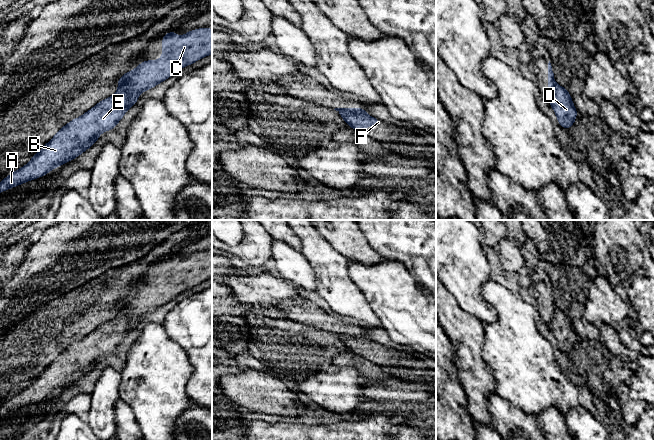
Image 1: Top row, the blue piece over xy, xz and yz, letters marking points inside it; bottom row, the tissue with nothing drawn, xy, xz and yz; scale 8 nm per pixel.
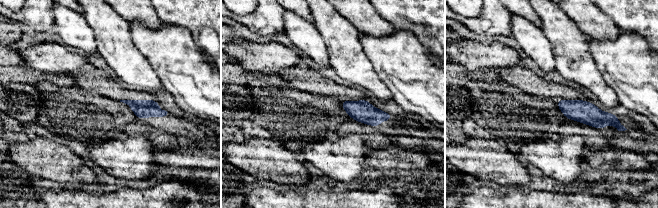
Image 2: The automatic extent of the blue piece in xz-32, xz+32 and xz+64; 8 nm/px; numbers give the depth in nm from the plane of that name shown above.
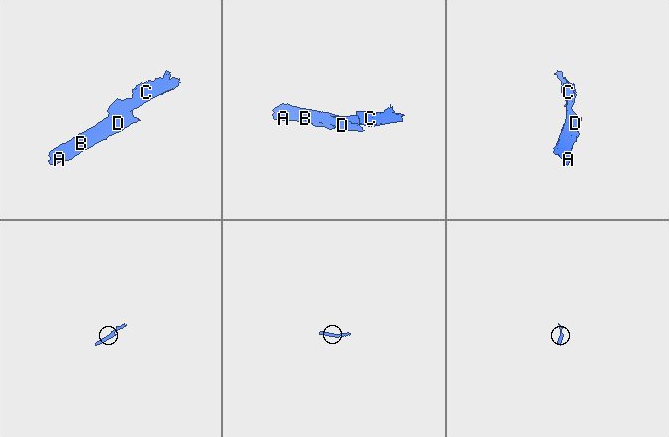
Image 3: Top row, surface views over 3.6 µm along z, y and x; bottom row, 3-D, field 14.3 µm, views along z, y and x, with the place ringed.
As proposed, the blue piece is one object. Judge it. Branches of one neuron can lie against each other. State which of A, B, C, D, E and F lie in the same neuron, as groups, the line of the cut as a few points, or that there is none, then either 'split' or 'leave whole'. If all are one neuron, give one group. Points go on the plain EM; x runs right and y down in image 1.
A B D E F / C | xz (339, 334), (364, 337) | split

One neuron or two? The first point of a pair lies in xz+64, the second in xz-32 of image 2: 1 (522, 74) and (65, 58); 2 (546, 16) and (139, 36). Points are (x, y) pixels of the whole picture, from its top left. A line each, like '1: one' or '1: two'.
1: two
2: two

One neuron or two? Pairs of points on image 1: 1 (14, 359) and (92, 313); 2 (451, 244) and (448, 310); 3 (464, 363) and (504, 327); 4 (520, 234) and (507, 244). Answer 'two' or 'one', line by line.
1: one
2: two
3: two
4: two

